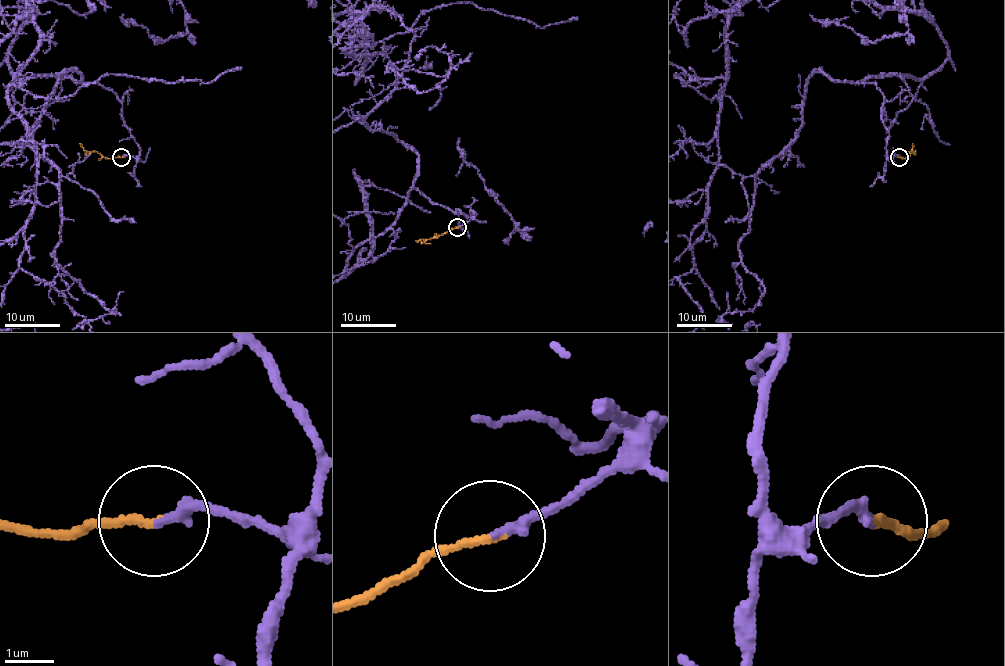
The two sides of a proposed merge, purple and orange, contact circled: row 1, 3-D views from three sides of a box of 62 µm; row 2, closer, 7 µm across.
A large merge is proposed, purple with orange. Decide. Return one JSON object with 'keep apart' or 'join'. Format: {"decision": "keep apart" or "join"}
{"decision": "join"}

